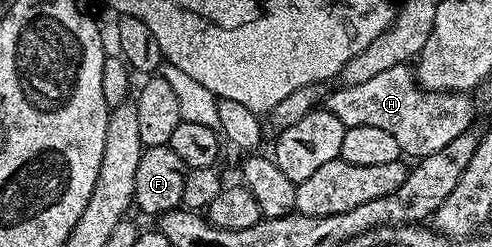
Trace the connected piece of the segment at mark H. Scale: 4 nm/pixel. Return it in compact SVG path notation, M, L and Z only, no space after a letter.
M409 64L388 67L380 75L373 79L367 79L364 83L338 87L335 93L327 92L324 97L324 108L340 123L344 123L346 128L352 127L380 127L388 131L388 135L396 138L396 143L400 143L403 154L408 158L421 159L432 155L434 151L440 151L440 147L448 147L456 135L460 135L465 129L471 128L474 117L474 105L465 93L438 93L436 90L424 89L418 84L415 70Z

